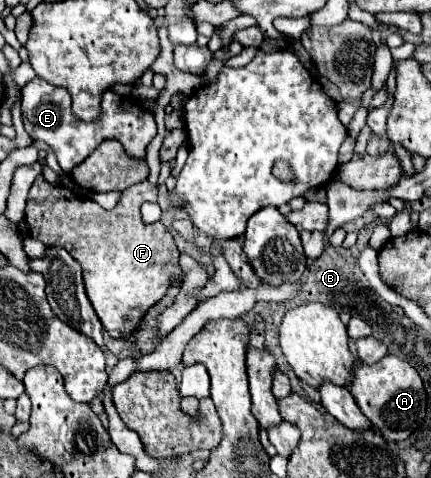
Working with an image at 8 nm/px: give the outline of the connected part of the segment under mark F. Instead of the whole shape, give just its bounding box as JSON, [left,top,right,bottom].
[25,178,181,338]

